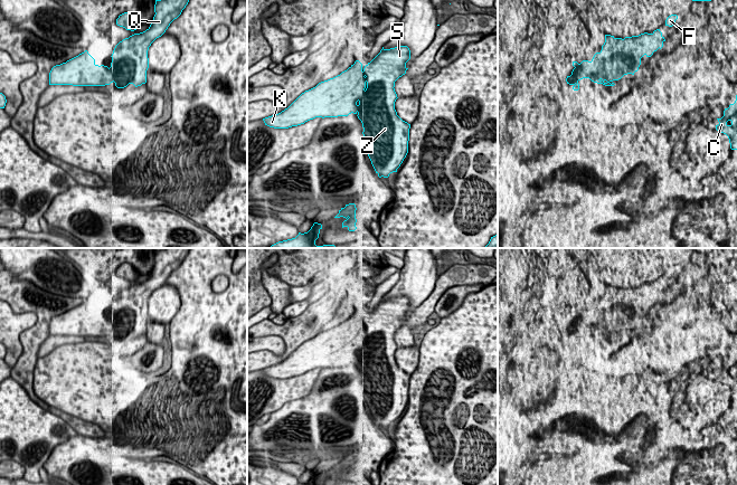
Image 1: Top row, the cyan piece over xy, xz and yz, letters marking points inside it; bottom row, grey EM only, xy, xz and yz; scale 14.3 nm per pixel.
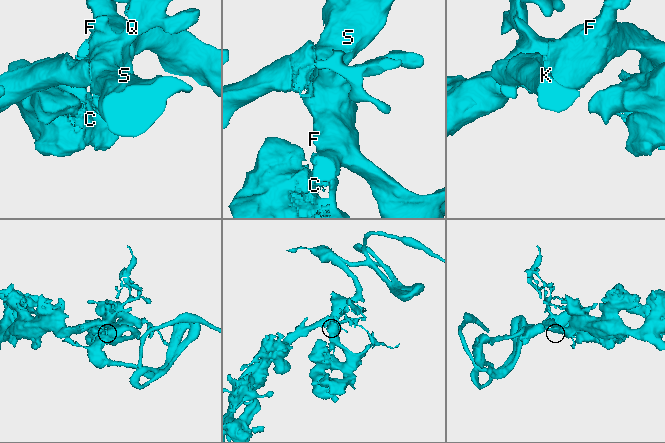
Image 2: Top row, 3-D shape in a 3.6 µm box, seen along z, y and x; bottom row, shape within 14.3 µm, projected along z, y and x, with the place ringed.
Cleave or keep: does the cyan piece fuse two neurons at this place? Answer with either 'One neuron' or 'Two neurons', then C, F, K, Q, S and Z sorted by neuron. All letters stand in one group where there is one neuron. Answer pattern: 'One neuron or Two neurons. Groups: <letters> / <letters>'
One neuron. Groups: C F K Q S Z

